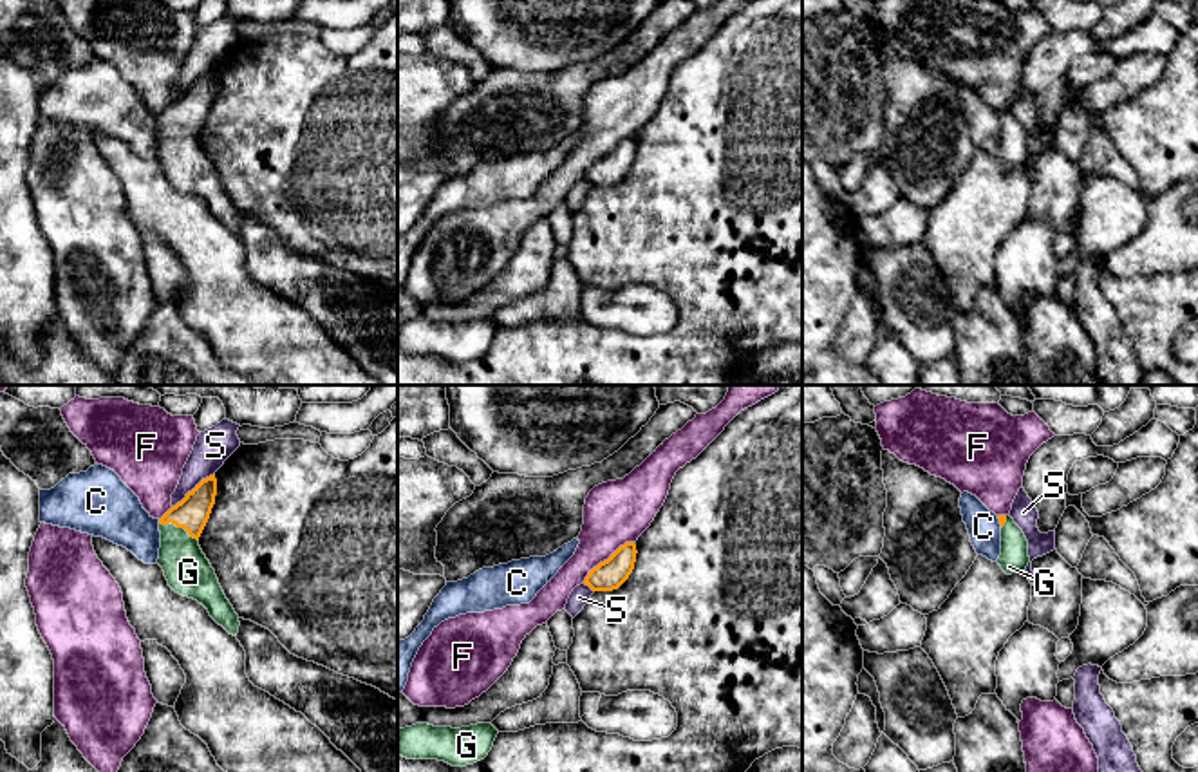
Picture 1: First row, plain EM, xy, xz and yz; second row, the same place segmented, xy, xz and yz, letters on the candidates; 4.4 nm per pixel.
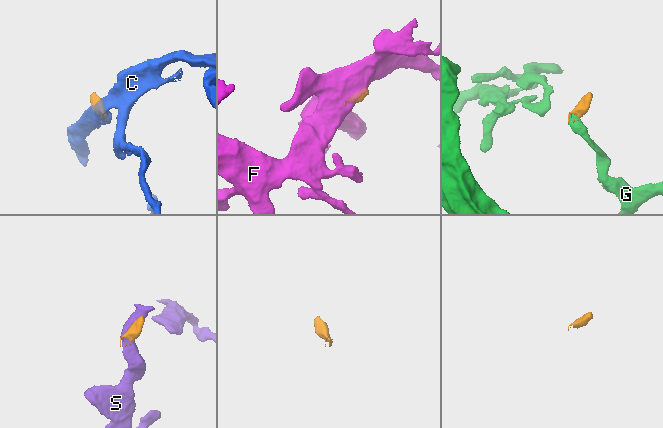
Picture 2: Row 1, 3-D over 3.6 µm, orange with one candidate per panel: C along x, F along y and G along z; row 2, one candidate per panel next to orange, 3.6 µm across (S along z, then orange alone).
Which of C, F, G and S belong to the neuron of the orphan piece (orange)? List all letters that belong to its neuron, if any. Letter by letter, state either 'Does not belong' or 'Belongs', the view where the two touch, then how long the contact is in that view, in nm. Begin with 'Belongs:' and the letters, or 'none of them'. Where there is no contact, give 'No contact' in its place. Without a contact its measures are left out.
Belongs: G
C: Does not belong. Touches orange in xy. Shared border 30 nm
F: Does not belong. Touches orange in xz. Shared border 300 nm
G: Belongs. Touches orange in xy. Shared border 190 nm
S: Does not belong. Touches orange in xy. Shared border 240 nm

